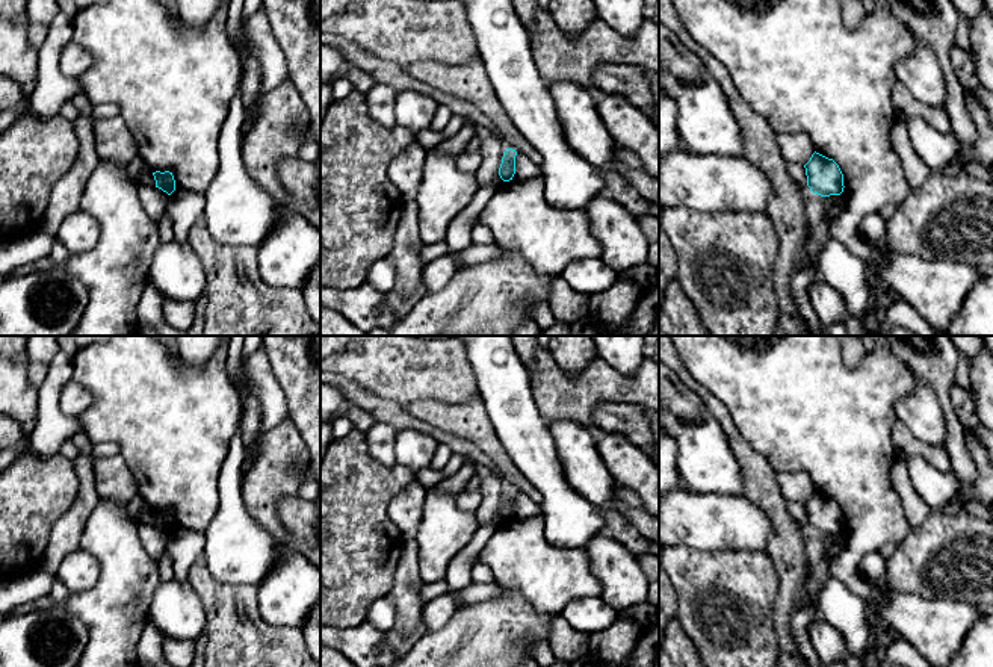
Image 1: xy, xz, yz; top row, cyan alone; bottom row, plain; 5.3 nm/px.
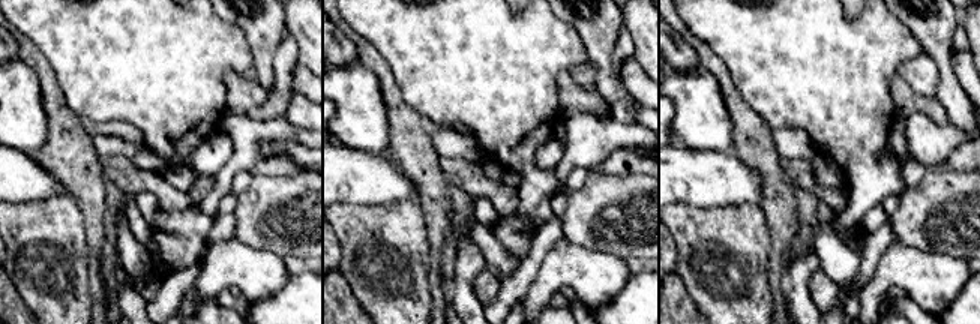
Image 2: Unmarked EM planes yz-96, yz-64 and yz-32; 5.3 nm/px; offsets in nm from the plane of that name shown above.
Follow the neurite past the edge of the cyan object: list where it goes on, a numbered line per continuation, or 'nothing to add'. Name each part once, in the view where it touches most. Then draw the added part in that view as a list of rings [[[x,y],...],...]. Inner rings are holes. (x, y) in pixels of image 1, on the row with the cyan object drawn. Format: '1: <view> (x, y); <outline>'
nothing to add

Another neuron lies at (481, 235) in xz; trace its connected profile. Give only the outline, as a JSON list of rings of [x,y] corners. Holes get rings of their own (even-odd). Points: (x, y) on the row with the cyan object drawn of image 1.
[[[479,221],[473,227],[470,240],[475,245],[490,245],[494,242],[494,236],[491,233],[491,228]]]

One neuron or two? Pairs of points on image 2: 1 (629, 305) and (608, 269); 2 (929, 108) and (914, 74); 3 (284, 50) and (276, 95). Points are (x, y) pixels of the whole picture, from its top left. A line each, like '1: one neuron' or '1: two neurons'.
1: two neurons
2: two neurons
3: one neuron

